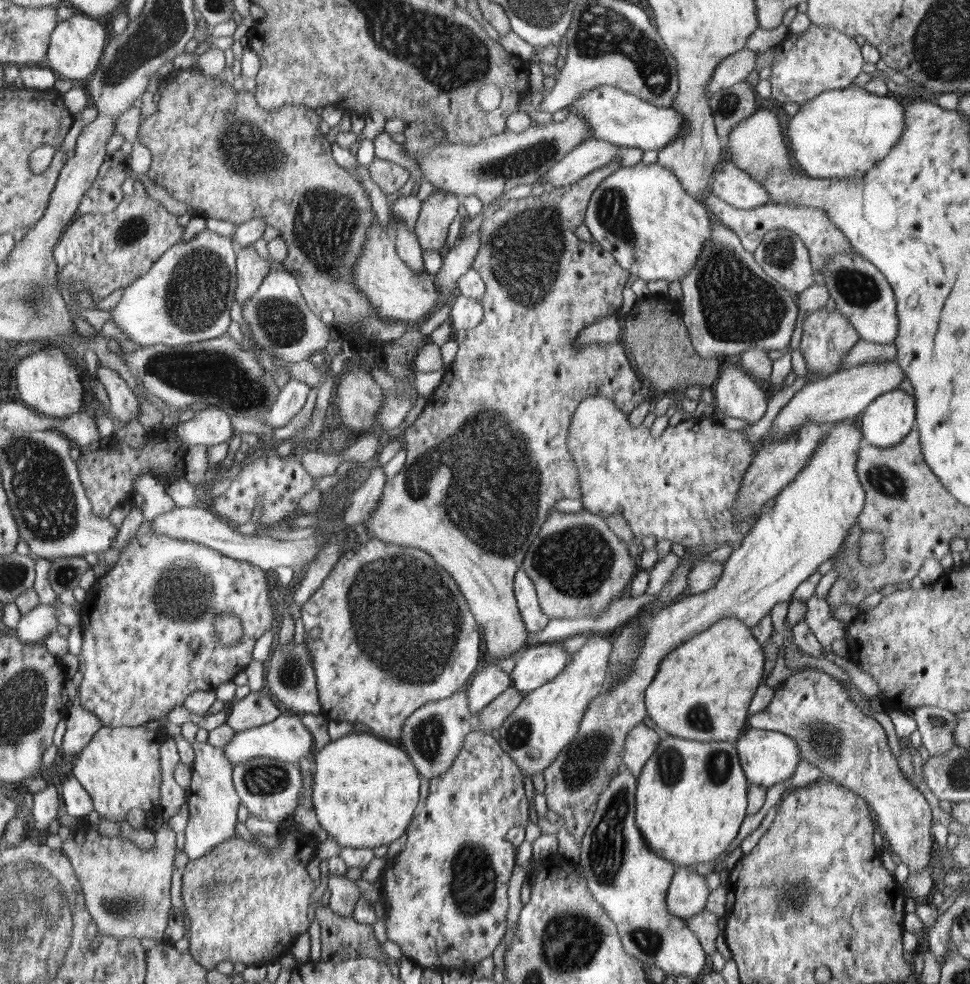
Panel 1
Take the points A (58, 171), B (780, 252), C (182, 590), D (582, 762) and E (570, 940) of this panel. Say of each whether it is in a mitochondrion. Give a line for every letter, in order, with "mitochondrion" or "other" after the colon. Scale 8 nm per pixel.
A: other
B: mitochondrion
C: mitochondrion
D: mitochondrion
E: mitochondrion

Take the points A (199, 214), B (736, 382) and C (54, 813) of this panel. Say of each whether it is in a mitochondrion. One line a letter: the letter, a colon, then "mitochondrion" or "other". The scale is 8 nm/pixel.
A: other
B: other
C: other

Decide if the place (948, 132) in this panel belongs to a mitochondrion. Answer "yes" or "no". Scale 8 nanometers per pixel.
no

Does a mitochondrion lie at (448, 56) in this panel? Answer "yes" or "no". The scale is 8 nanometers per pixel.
yes

